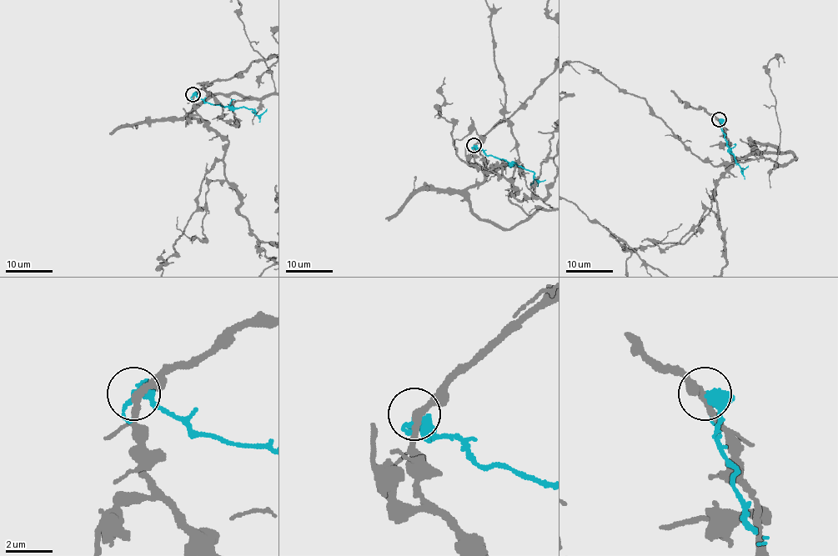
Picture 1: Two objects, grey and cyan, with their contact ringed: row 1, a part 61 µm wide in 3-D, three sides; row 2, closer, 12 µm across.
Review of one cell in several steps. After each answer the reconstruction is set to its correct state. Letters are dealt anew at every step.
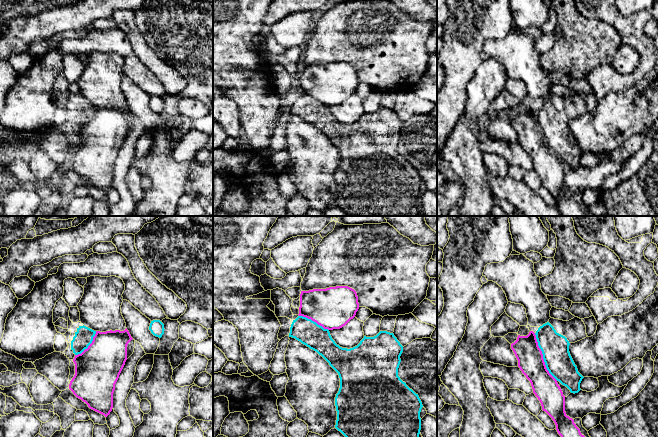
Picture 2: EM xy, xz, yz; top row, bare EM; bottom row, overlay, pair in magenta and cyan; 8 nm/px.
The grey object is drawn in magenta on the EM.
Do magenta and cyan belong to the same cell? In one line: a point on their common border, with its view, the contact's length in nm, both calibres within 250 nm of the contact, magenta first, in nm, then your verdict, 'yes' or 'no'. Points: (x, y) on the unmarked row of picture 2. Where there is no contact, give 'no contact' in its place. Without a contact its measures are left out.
yz (542, 133) | 420 nm | 200/220 nm | no

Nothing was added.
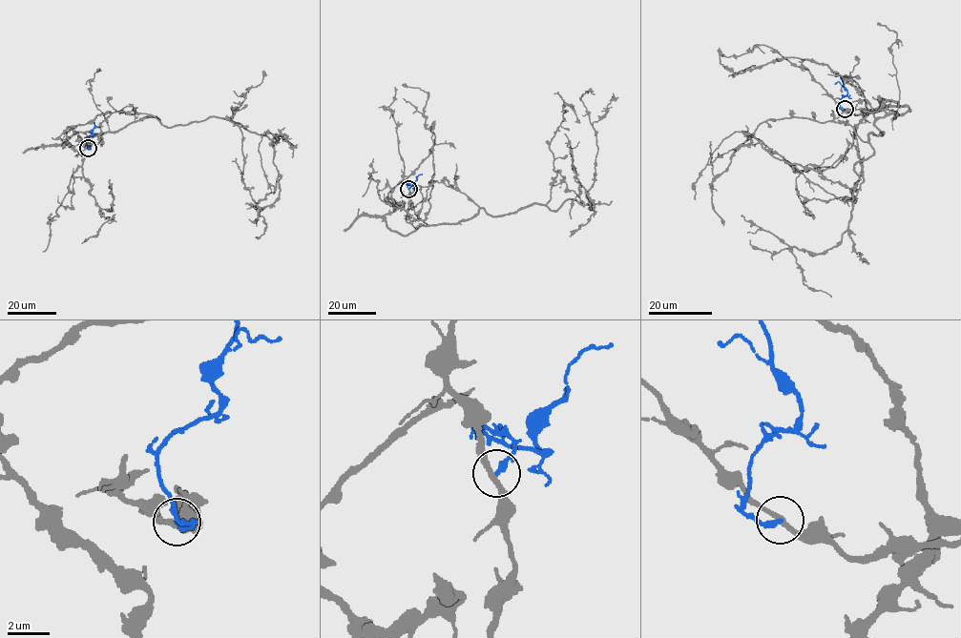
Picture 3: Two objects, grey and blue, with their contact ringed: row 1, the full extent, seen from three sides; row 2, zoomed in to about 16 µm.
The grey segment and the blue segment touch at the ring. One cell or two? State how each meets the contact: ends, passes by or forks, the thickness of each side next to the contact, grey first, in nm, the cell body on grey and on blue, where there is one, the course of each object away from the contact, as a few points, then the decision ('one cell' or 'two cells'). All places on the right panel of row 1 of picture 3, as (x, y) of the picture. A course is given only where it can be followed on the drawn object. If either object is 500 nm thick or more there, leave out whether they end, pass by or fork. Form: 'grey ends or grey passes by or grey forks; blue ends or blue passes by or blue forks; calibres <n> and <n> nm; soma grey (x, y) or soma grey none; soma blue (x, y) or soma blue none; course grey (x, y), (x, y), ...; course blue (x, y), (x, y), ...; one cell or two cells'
grey passes by; blue ends; calibres 240 and 280 nm; soma grey none; soma blue none; course grey (845, 110), (900, 114), (874, 124), (883, 135), (870, 133), (852, 189), (737, 132), (694, 199); course blue (844, 110), (839, 108), (841, 98), (846, 95), (846, 90), (837, 82), (835, 84); two cells

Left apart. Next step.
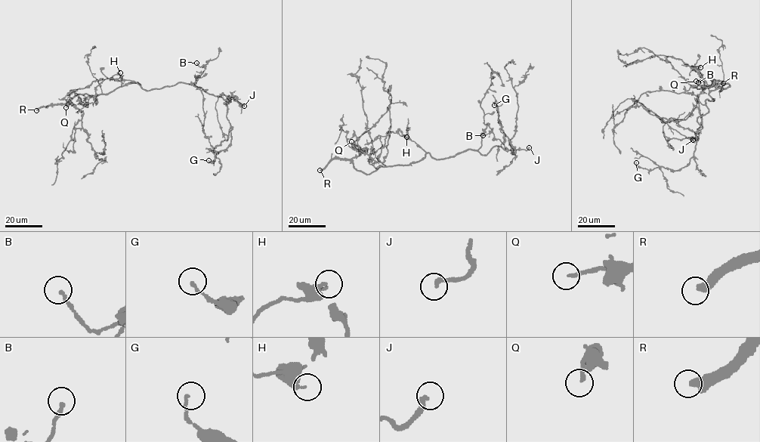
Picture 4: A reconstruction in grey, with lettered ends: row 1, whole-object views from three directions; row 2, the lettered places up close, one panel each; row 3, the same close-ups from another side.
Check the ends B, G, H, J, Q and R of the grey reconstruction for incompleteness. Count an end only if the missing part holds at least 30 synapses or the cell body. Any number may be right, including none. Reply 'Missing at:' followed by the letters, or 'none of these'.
Missing at: J, Q, R

